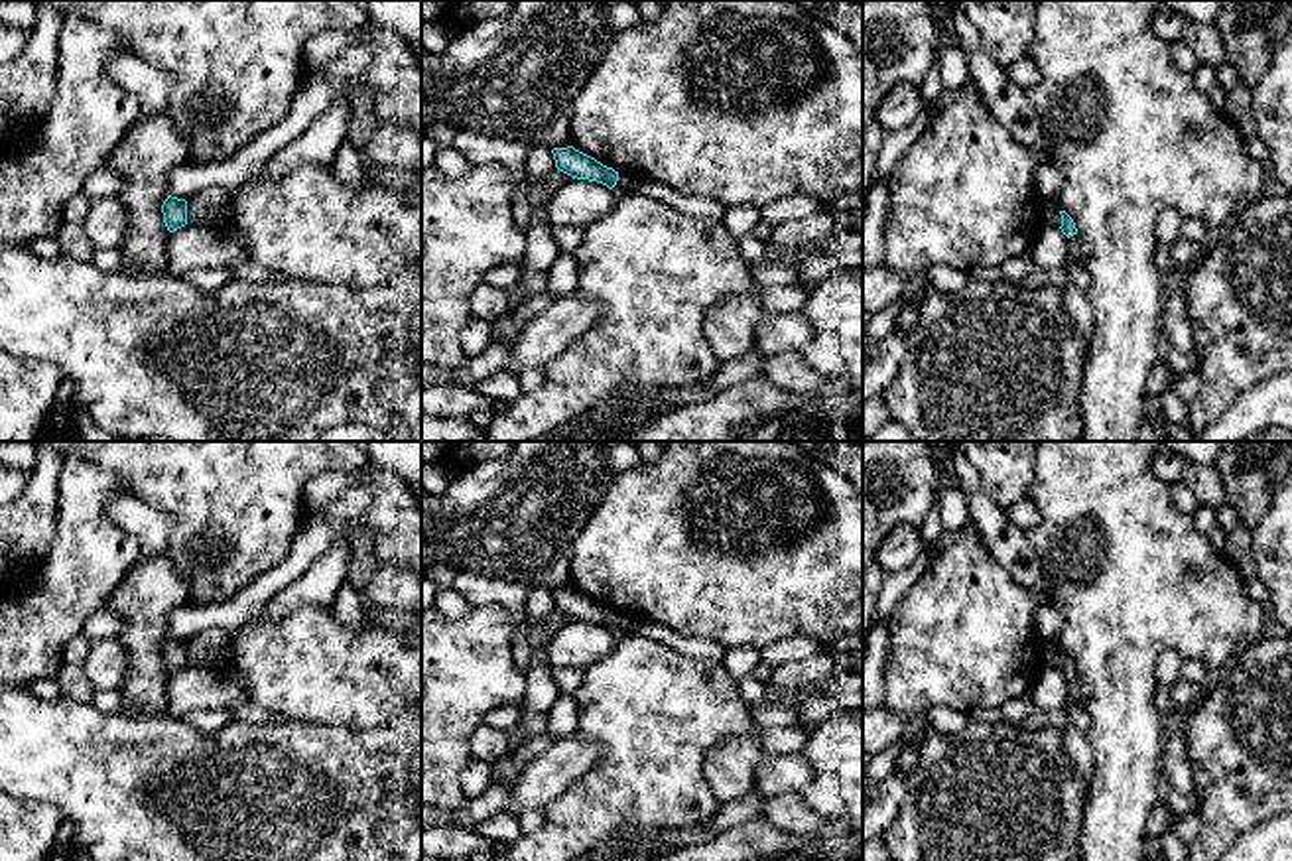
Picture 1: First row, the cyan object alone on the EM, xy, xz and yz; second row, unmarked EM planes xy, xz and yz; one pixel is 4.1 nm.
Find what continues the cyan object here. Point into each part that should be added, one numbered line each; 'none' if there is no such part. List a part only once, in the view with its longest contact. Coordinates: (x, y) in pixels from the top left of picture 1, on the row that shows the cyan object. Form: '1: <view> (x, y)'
none

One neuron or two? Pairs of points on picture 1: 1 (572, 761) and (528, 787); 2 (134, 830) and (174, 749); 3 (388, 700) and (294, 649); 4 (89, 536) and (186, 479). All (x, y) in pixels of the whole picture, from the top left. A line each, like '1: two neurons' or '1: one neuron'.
1: one neuron
2: one neuron
3: one neuron
4: two neurons

